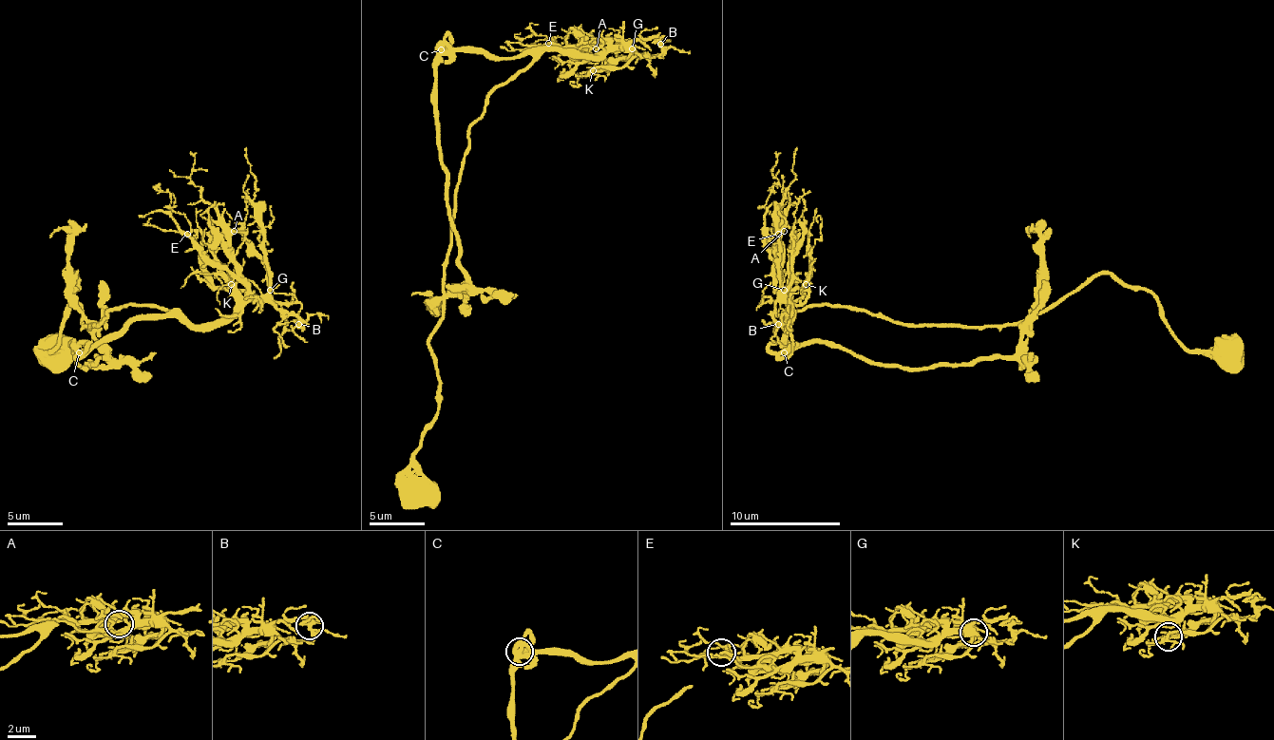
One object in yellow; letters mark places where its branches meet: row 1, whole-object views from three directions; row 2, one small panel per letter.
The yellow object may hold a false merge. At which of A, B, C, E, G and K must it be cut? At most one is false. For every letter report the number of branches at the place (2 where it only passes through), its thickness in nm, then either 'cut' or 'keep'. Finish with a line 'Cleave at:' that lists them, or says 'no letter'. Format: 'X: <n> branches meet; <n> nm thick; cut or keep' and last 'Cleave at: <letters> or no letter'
A: 3 branches meet; 320 nm thick; keep
B: 5 branches meet; 240 nm thick; keep
C: 3 branches meet; 360 nm thick; keep
E: 4 branches meet; 190 nm thick; keep
G: 7 branches meet; 340 nm thick; keep
K: 4 branches meet; 150 nm thick; keep
Cleave at: no letter

